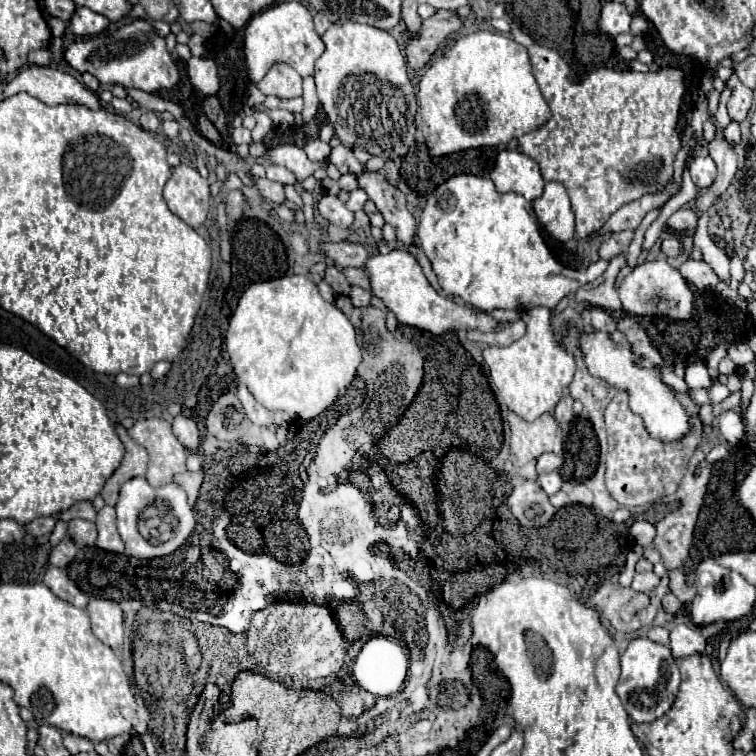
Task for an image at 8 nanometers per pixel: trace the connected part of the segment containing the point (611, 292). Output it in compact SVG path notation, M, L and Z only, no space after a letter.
M624 254L610 260L608 270L600 278L580 286L576 290L576 302L588 302L588 304L600 306L604 310L622 310L622 302L614 288L614 280L622 266L624 266Z

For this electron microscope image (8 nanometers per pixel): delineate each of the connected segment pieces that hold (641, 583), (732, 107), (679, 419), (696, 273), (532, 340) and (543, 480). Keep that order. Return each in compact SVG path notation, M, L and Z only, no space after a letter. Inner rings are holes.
M642 572L642 574L634 576L632 590L636 590L636 592L650 592L652 588L658 586L658 582L660 582L660 578L654 572Z
M736 68L732 76L726 80L726 86L732 90L732 96L728 100L728 114L732 120L742 122L748 116L748 110L752 106L752 90L740 82L740 78L736 76Z
M592 332L592 334L580 336L580 348L584 352L584 360L586 360L590 374L606 380L608 384L612 384L618 390L628 390L632 412L636 412L644 418L646 430L654 438L658 438L662 442L672 442L672 440L682 438L690 430L686 410L676 400L674 392L660 380L660 372L638 368L634 364L636 356L632 354L628 344L626 346L614 346L614 342L608 338L606 332Z
M688 260L680 266L682 276L692 282L698 290L714 290L716 284L720 282L720 278L716 276L716 272L704 262L704 260Z
M548 308L526 310L522 312L522 318L526 318L524 322L528 330L520 340L506 348L488 346L482 355L490 368L489 384L500 408L516 412L520 418L532 422L544 412L554 412L564 388L568 388L574 378L576 362L574 356L556 340L550 326L552 312Z
M558 472L542 474L542 476L538 476L538 484L544 488L544 492L548 496L552 496L552 494L556 494L562 488L562 476Z

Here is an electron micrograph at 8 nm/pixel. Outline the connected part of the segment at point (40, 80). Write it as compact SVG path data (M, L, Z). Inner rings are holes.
M24 66L6 86L4 96L14 96L18 92L28 92L38 100L56 104L80 104L90 110L104 108L100 98L90 92L82 82L78 82L68 72L60 72L48 66Z

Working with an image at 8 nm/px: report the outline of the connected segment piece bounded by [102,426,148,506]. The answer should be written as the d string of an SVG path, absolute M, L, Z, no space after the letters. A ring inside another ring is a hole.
M122 426L116 428L118 432L118 438L122 440L122 444L126 446L126 454L122 458L122 464L120 468L108 478L108 482L104 484L104 490L102 490L102 498L108 506L116 506L116 500L118 500L118 490L120 486L130 480L130 478L136 478L136 476L146 476L146 466L148 466L148 454L142 446L138 446Z

